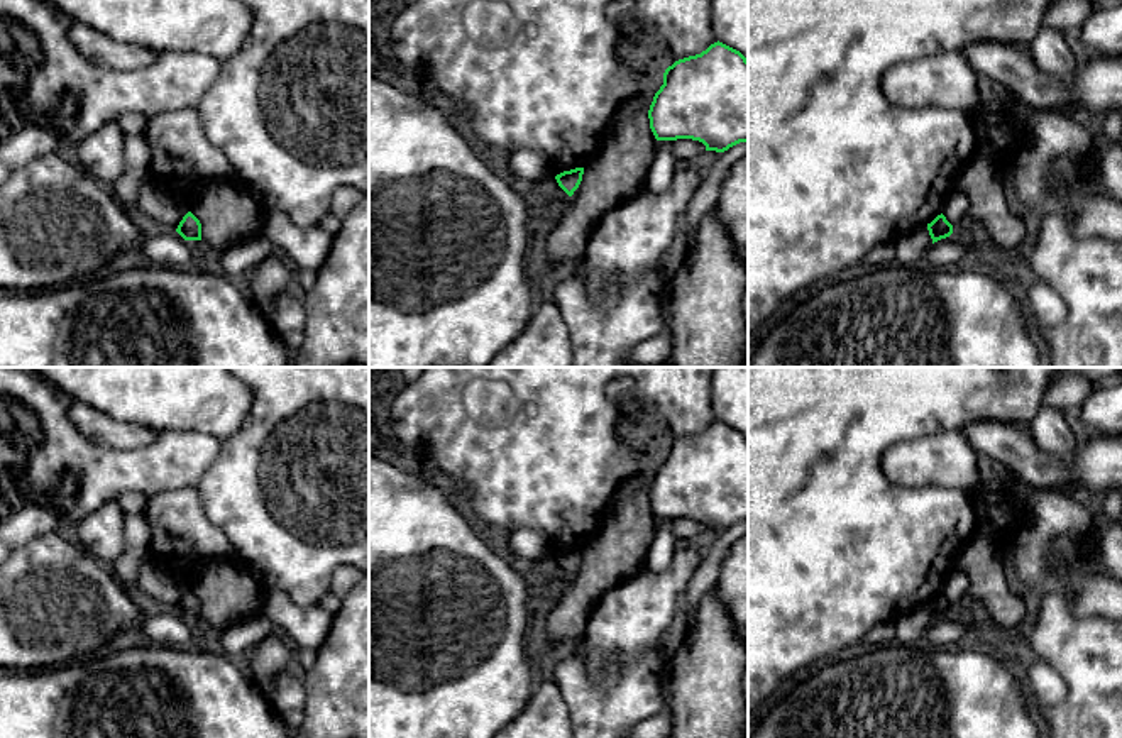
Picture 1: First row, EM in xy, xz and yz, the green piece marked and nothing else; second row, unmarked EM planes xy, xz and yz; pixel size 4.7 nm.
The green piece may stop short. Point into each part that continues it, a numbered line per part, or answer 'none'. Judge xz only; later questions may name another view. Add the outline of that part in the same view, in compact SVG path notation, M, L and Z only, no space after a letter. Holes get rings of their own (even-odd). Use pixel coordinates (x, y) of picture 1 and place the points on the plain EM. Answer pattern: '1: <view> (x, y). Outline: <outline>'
none

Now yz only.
none

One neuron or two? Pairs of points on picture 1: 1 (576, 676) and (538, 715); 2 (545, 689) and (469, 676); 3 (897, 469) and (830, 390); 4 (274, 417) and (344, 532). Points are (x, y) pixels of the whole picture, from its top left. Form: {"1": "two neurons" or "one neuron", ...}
{"1": "two neurons", "2": "two neurons", "3": "two neurons", "4": "one neuron"}

